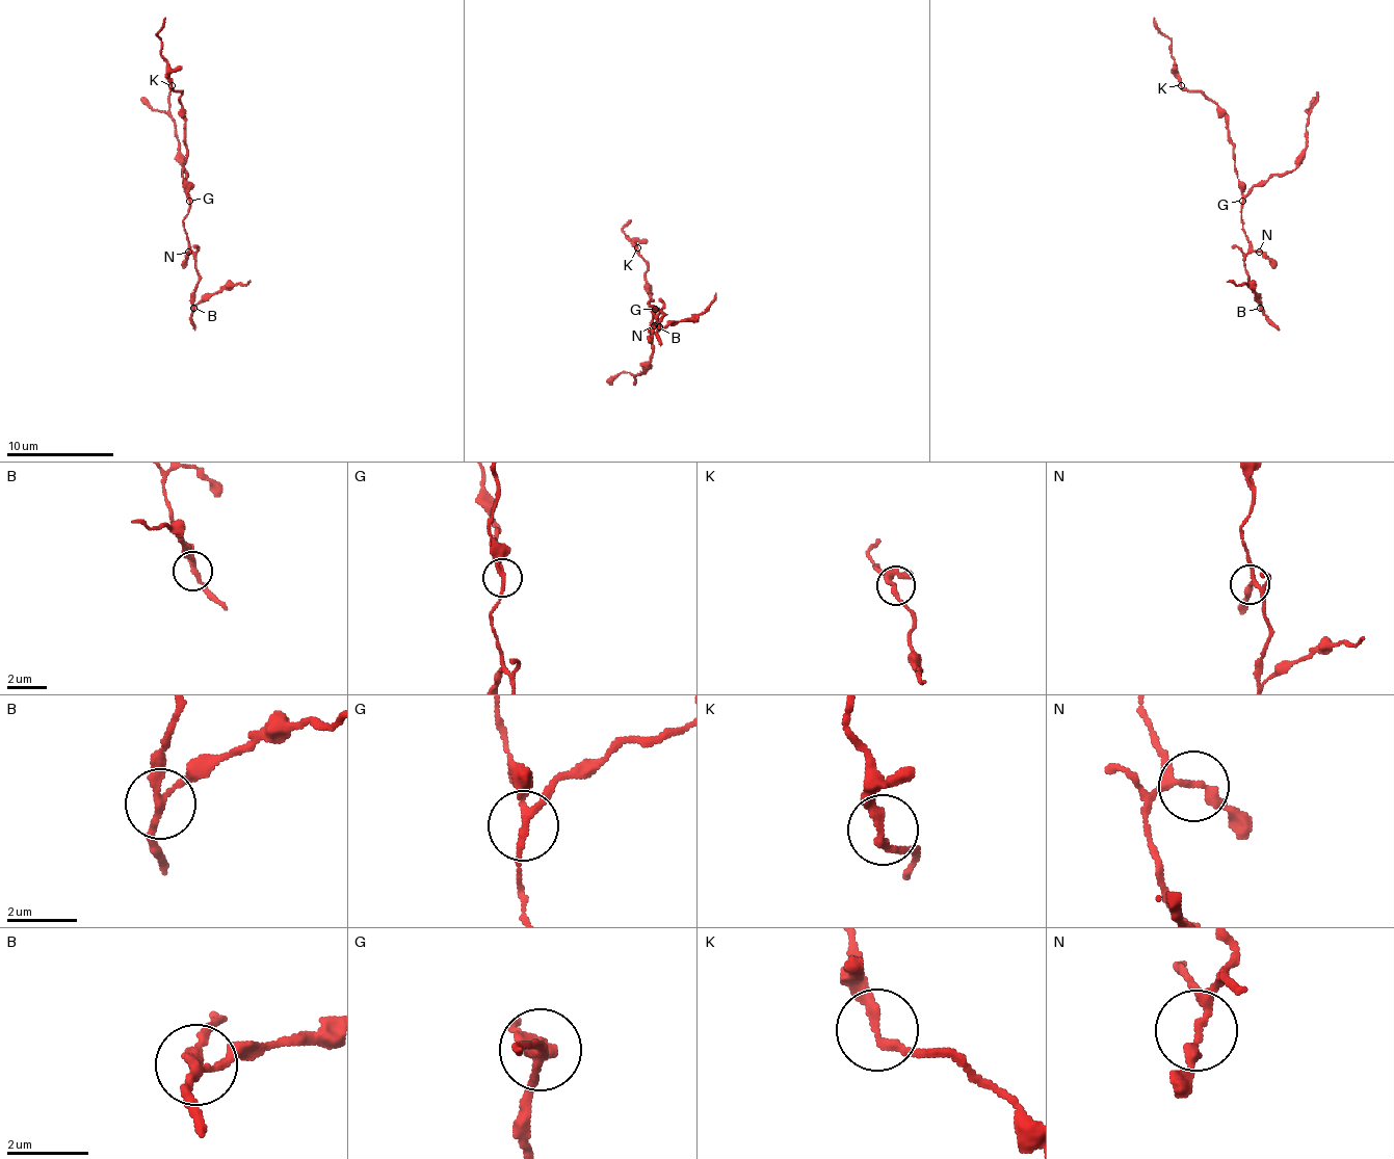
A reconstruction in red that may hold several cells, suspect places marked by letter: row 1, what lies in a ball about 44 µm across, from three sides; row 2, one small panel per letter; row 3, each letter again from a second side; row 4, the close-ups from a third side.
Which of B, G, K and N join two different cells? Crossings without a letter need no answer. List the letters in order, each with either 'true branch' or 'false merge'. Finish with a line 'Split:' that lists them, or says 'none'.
B: false merge
G: false merge
K: true branch
N: true branch
Split: B, G

